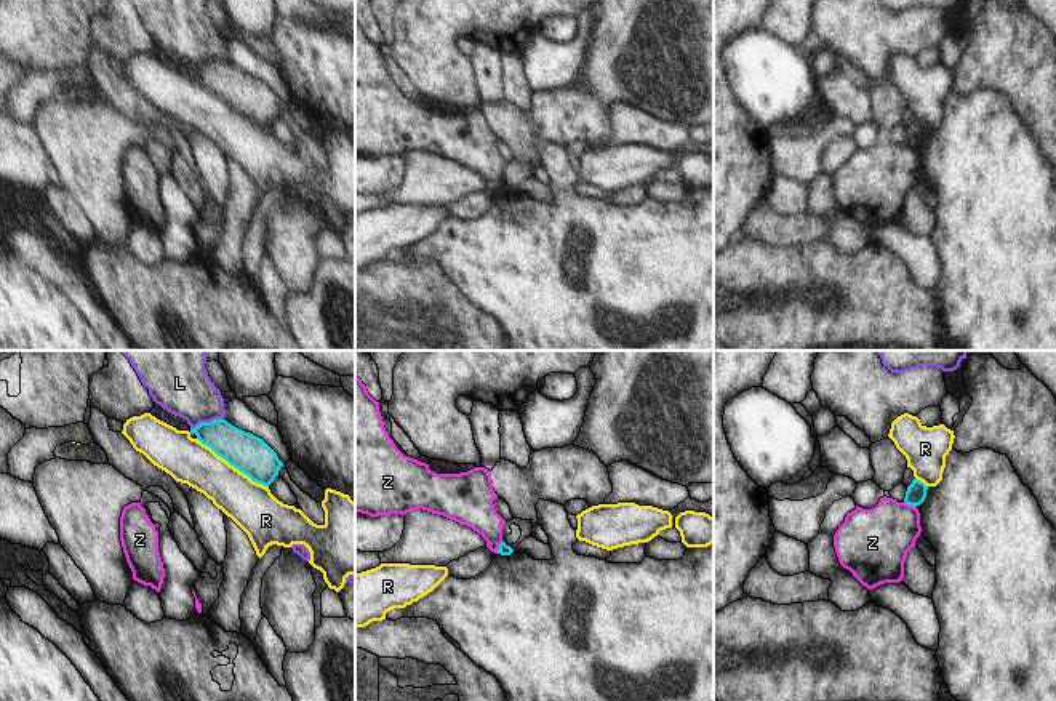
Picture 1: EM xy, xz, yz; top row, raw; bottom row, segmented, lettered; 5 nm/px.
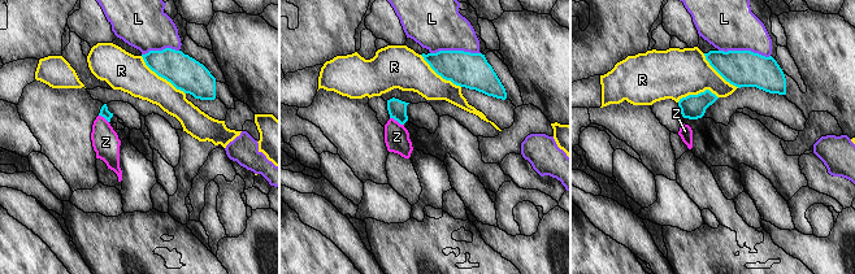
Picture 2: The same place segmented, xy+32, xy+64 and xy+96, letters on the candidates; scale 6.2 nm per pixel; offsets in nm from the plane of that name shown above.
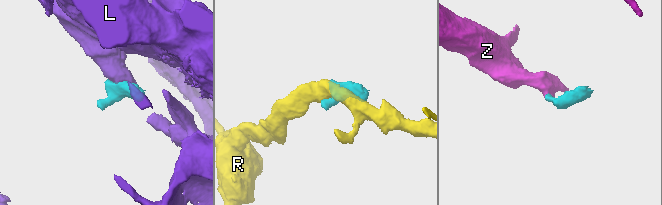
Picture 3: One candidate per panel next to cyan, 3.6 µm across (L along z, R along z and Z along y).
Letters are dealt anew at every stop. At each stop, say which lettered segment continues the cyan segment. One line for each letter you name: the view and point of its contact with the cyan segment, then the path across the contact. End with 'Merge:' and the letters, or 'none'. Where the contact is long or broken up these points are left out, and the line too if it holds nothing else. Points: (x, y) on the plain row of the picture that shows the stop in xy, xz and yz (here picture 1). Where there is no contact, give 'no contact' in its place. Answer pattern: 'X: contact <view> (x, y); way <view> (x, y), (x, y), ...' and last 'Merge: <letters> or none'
Merge: none

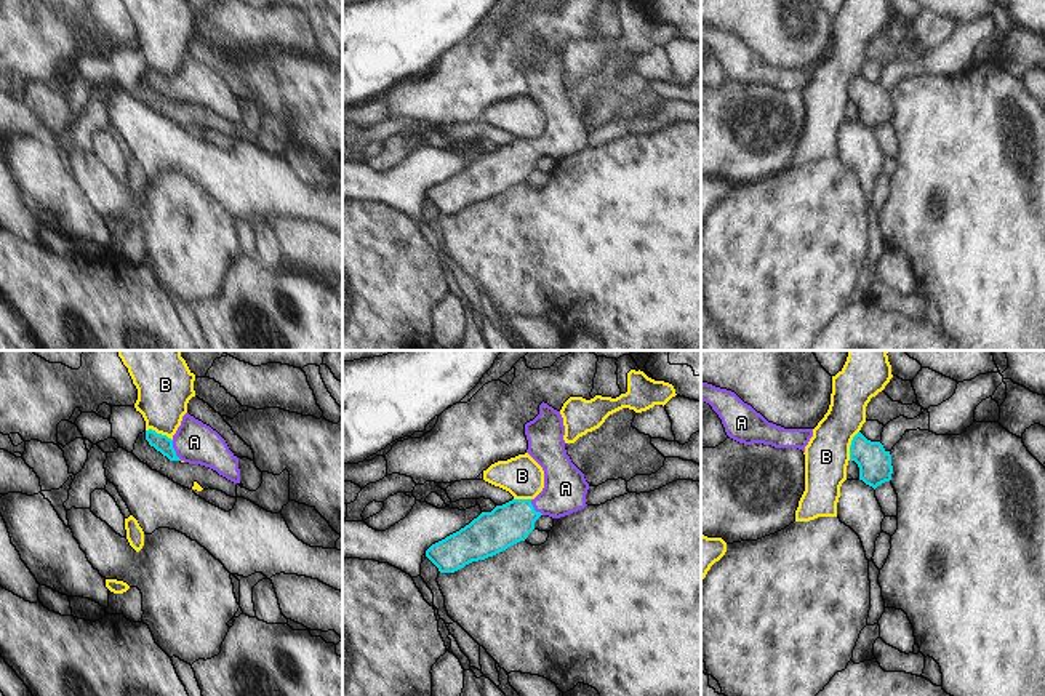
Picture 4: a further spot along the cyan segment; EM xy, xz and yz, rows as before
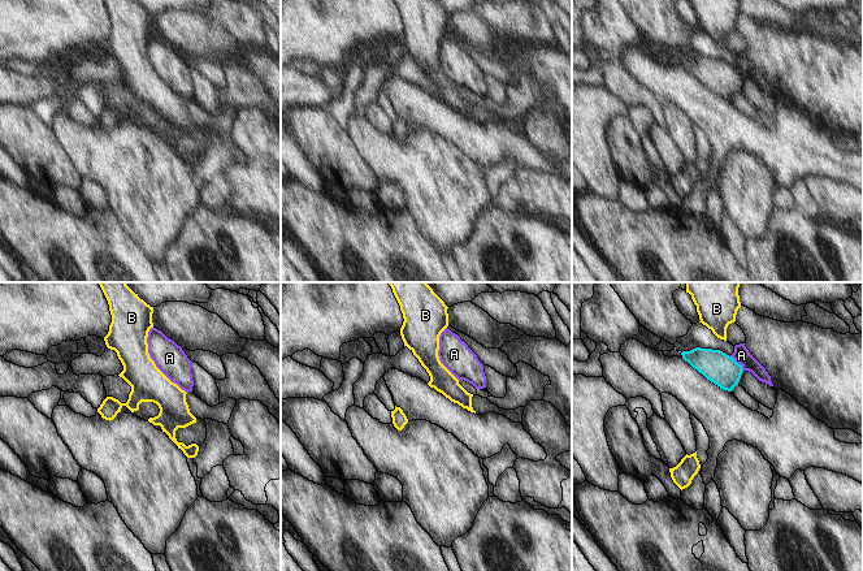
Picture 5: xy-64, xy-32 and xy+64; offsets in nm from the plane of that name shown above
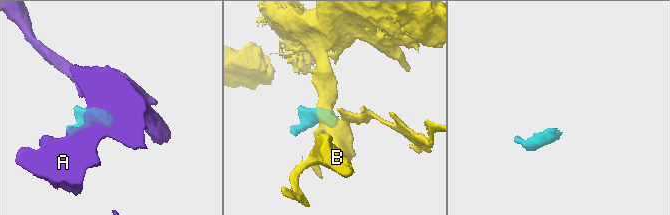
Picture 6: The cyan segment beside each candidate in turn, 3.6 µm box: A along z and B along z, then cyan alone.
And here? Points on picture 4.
A: contact xy (173, 92); way xy (162, 85), (173, 92), (194, 84)
Merge: A

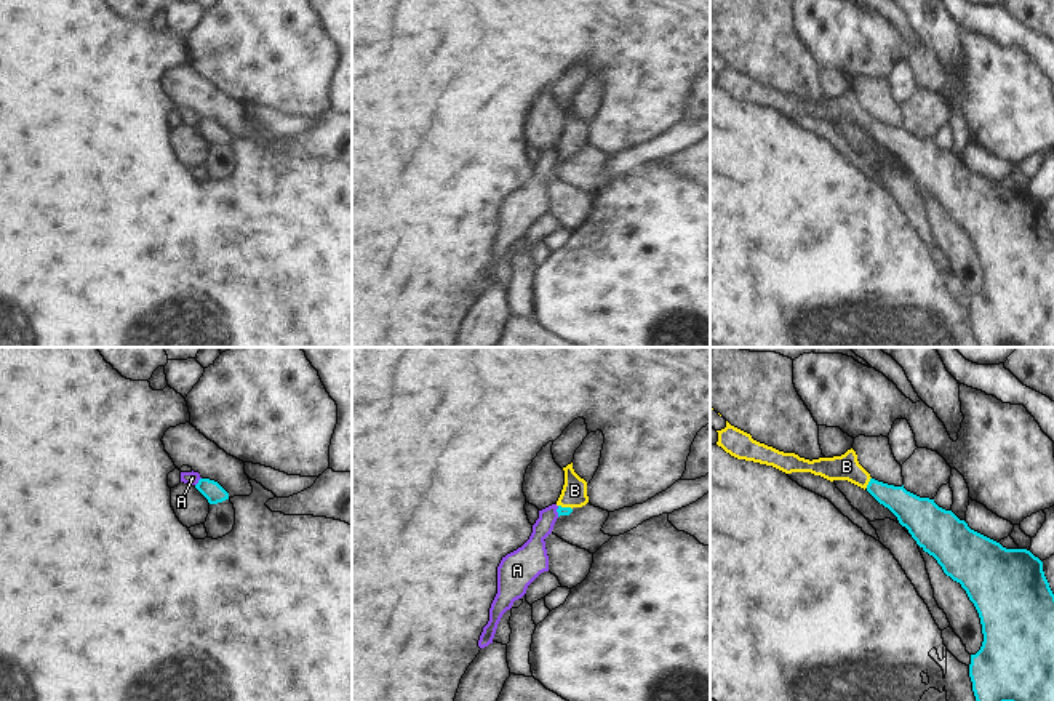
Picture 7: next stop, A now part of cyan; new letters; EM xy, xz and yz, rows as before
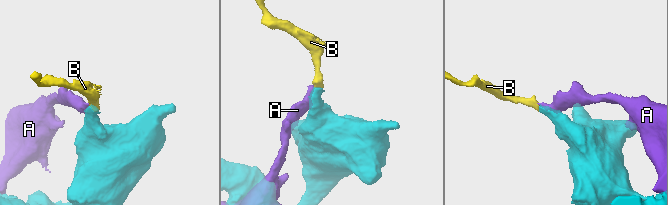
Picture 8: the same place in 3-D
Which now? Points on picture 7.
B: contact yz (869, 124); way yz (910, 151), (869, 124), (846, 108)
Merge: B

